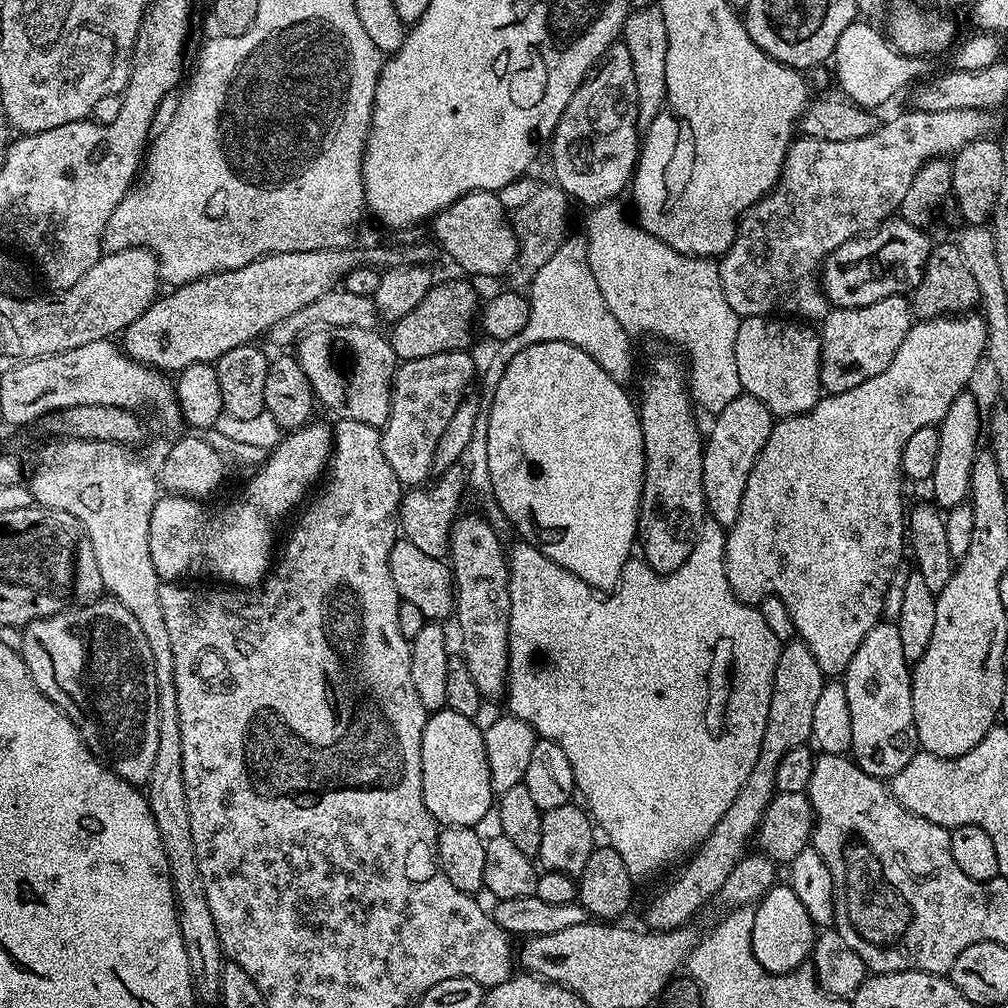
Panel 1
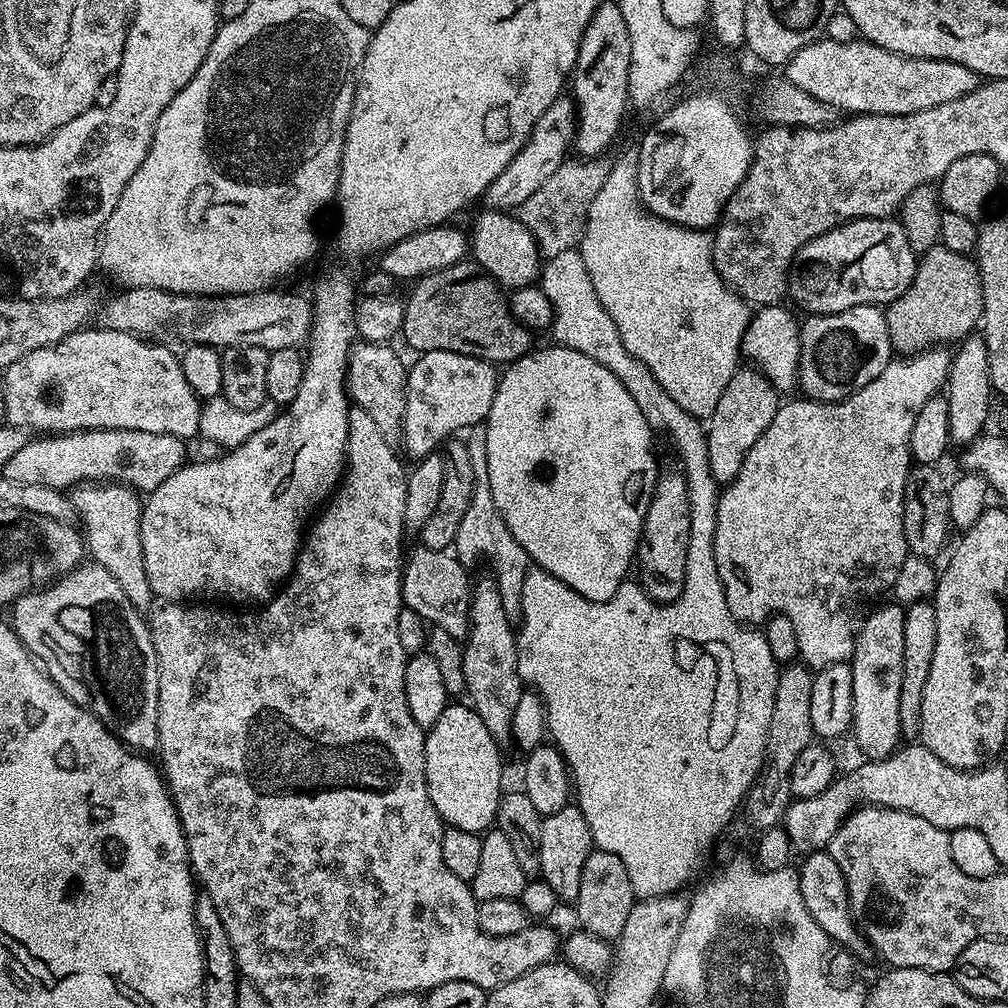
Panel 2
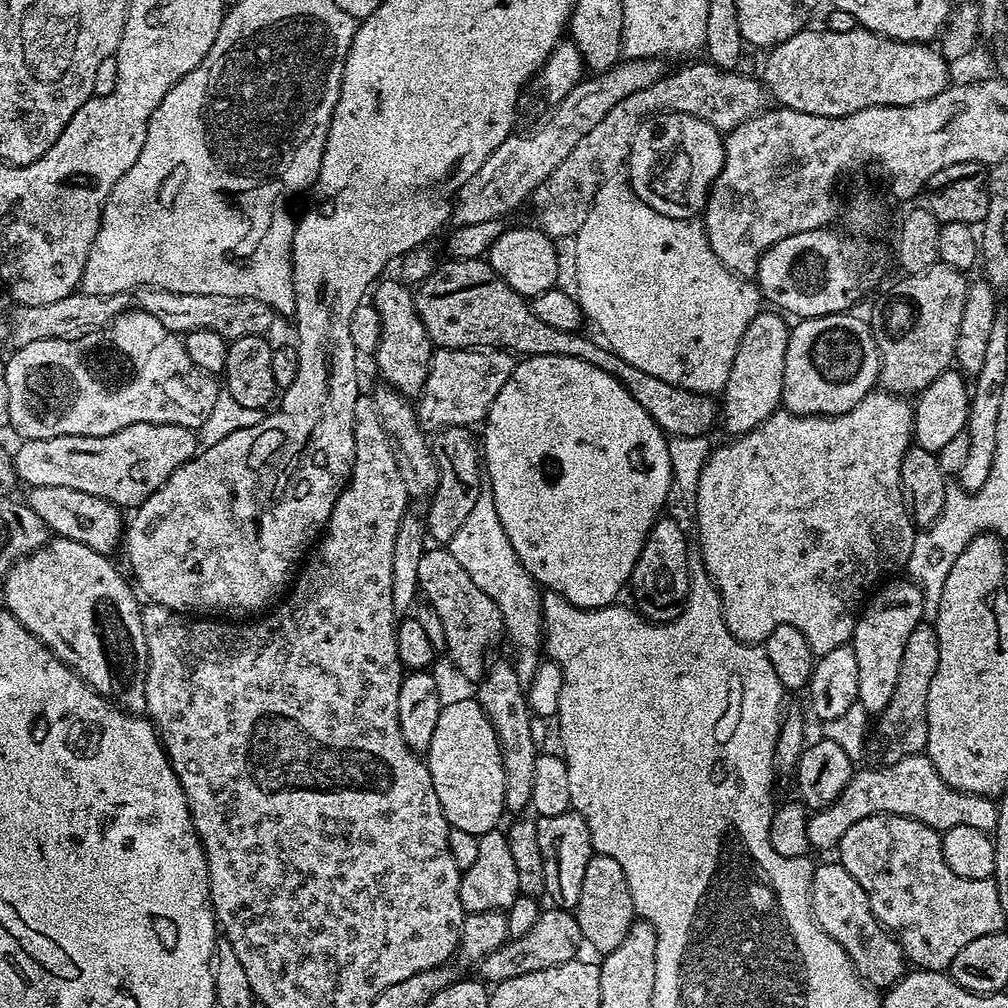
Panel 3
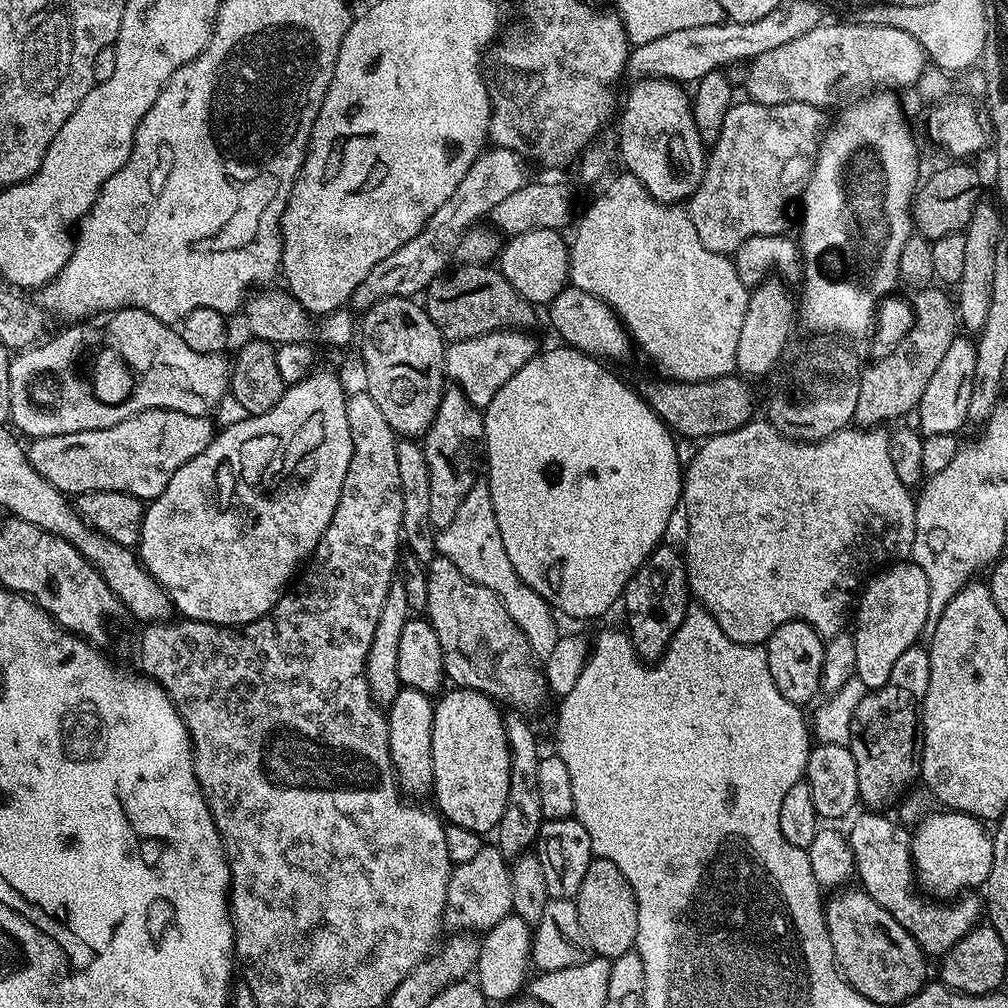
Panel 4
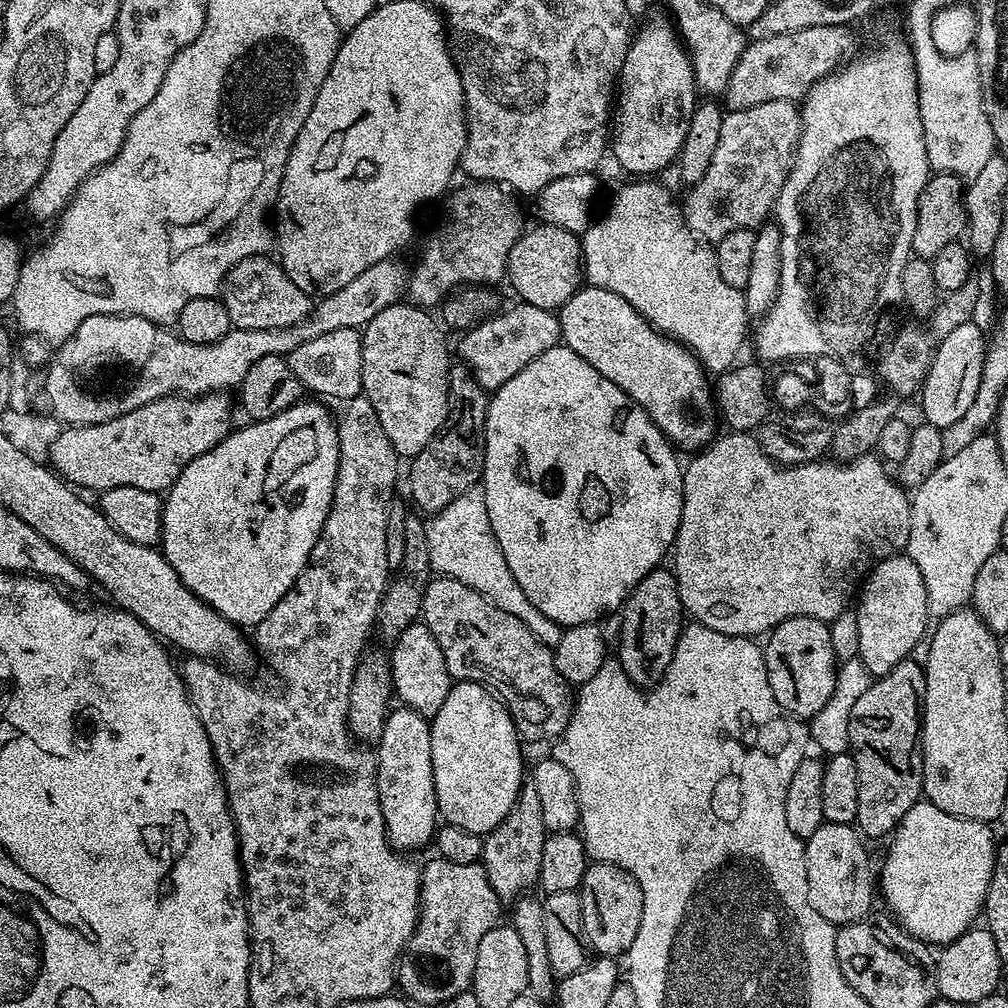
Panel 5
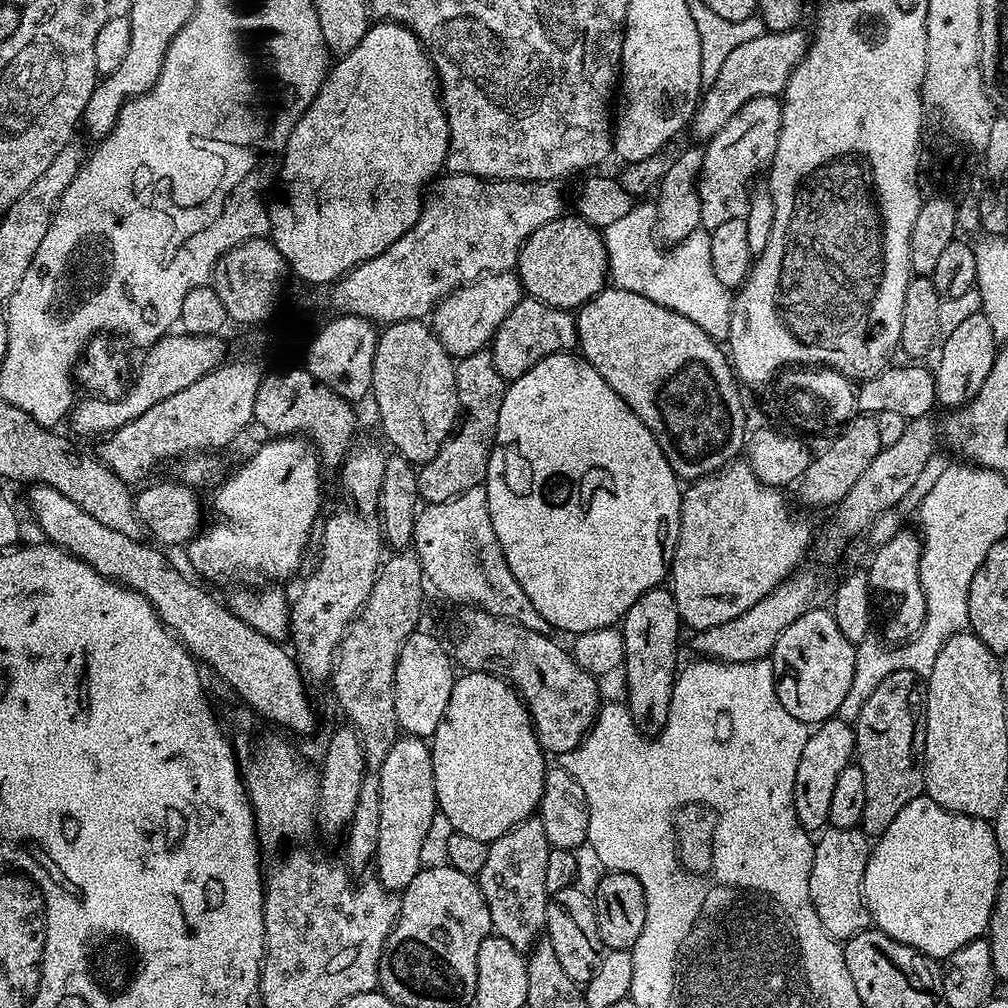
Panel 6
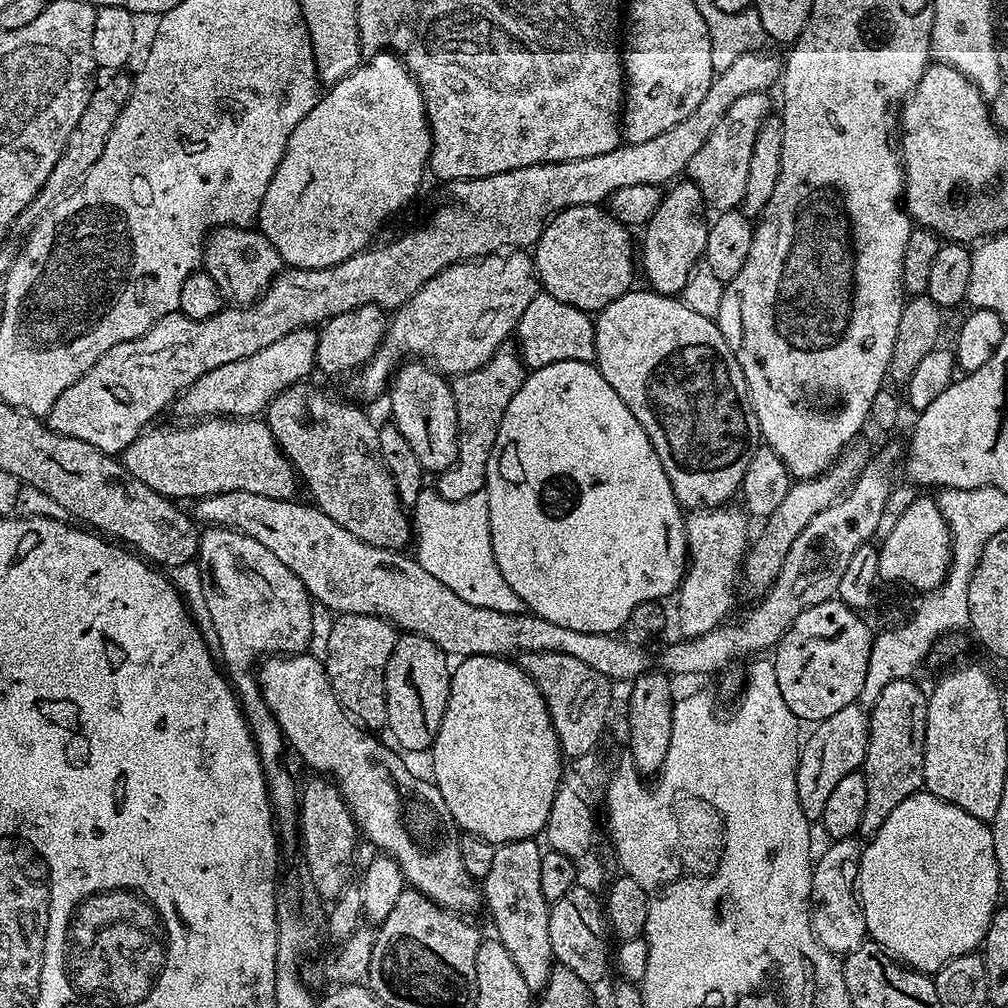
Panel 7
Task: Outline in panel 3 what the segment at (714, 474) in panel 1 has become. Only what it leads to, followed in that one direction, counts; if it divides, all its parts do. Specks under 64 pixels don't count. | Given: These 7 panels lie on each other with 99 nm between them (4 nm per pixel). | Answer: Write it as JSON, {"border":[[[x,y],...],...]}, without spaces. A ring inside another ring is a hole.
{"border":[[[761,310],[750,326],[746,326],[746,334],[742,334],[742,342],[738,342],[738,354],[734,354],[734,366],[730,366],[730,378],[726,378],[722,393],[722,428],[724,424],[729,437],[754,430],[781,407],[789,331],[789,321],[776,310]]]}

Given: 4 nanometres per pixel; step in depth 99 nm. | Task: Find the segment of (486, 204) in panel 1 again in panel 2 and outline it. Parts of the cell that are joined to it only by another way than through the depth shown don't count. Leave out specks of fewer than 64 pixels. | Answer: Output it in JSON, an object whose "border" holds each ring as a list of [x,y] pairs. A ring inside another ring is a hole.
{"border":[[[484,210],[470,228],[470,256],[497,284],[505,289],[525,288],[542,271],[542,257],[536,239],[519,215],[504,210]]]}

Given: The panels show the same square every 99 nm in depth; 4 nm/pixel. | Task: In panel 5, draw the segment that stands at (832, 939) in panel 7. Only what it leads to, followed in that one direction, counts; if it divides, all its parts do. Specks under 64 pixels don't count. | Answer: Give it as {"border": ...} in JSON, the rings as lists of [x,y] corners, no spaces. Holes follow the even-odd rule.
{"border":[[[825,821],[805,841],[807,850],[807,897],[810,904],[822,918],[826,918],[831,924],[837,926],[849,924],[852,921],[863,920],[871,913],[872,898],[876,895],[876,878],[874,875],[874,864],[870,862],[868,852],[863,844],[865,841],[861,833],[852,825],[846,823],[830,823]]]}

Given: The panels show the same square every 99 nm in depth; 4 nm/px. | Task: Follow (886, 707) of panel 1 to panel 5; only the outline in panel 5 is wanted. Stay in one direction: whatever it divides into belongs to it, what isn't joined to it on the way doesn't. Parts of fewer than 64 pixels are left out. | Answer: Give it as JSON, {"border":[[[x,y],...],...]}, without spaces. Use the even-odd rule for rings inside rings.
{"border":[[[907,554],[878,560],[859,589],[859,600],[860,608],[855,609],[860,634],[858,658],[873,678],[879,678],[909,659],[913,655],[912,651],[919,646],[920,639],[922,644],[929,631],[928,591],[926,582],[922,582],[922,570],[918,570],[916,563]]]}

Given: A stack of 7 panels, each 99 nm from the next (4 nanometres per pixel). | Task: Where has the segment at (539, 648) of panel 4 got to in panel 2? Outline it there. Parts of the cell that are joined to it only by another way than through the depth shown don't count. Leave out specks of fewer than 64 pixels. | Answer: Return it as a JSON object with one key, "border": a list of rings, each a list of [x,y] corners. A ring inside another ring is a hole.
{"border":[[[477,475],[474,494],[470,498],[470,507],[466,509],[462,523],[458,526],[454,552],[460,563],[465,566],[473,566],[472,564],[478,563],[479,560],[485,560],[492,567],[490,576],[500,595],[502,610],[506,610],[509,618],[519,617],[522,582],[526,582],[530,561],[526,550],[522,550],[518,538],[510,534],[510,526],[506,526],[498,506],[494,506],[494,494],[490,490],[487,475]]]}

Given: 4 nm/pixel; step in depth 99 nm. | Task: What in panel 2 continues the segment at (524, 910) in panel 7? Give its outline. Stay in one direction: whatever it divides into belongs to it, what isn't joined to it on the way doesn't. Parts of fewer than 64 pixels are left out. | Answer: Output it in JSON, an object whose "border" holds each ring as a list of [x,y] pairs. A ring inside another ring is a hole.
{"border":[[[485,578],[472,584],[468,634],[463,637],[462,647],[464,650],[462,658],[464,691],[470,701],[470,707],[478,714],[478,718],[482,718],[486,730],[490,730],[497,744],[511,745],[514,712],[518,707],[519,699],[526,691],[526,685],[524,679],[518,674],[516,632],[506,610],[502,610],[500,595],[491,579]]]}

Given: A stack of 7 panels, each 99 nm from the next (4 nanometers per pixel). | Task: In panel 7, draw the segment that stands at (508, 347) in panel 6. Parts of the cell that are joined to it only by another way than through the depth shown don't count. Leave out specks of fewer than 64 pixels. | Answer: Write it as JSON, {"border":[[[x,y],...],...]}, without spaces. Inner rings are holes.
{"border":[[[537,291],[534,302],[526,306],[522,318],[516,324],[515,339],[520,339],[518,351],[520,359],[529,369],[550,366],[554,362],[586,362],[593,363],[596,359],[596,325],[593,317],[587,312],[578,310],[566,302],[558,302],[558,298],[551,296],[549,292]]]}

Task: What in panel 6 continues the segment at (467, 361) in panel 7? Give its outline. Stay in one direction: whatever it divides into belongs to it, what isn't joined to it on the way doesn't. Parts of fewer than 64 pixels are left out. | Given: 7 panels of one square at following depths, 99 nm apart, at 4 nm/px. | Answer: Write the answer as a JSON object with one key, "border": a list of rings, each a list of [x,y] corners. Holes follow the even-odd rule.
{"border":[[[515,271],[491,272],[489,276],[478,278],[458,290],[454,290],[450,295],[443,296],[437,302],[436,307],[430,313],[432,333],[436,335],[436,339],[440,341],[440,345],[448,351],[449,356],[453,358],[473,356],[475,352],[485,351],[489,347],[492,335],[498,330],[498,326],[502,326],[506,314],[510,314],[510,310],[514,310],[514,306],[518,306],[521,298],[520,278],[516,275]]]}

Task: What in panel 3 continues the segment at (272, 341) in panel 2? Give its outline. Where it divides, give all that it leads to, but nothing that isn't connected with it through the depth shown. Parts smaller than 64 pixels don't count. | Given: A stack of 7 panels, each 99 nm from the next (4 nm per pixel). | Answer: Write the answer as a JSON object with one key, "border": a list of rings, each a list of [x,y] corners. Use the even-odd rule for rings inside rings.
{"border":[[[138,288],[133,292],[118,294],[86,294],[77,290],[71,296],[58,298],[58,302],[46,302],[46,306],[13,307],[8,320],[8,340],[13,349],[30,346],[30,342],[43,340],[73,340],[106,328],[114,318],[133,309],[150,314],[166,326],[168,332],[187,334],[194,330],[214,330],[226,341],[243,336],[264,336],[272,328],[274,313],[266,302],[254,298],[226,298],[226,294],[174,294],[161,288]]]}

